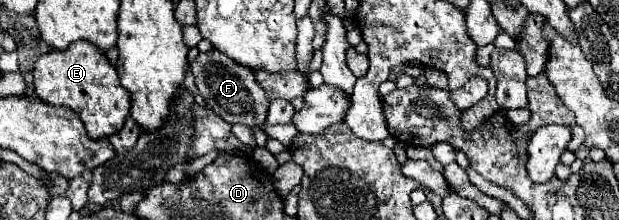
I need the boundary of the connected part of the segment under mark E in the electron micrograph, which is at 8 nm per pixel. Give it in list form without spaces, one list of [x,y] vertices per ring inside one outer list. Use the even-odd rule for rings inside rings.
[[[78,40],[68,50],[52,50],[42,54],[34,66],[34,88],[38,98],[48,106],[68,106],[86,126],[90,138],[110,138],[120,132],[130,114],[130,94],[120,86],[116,68],[108,62],[104,52],[86,40]]]

